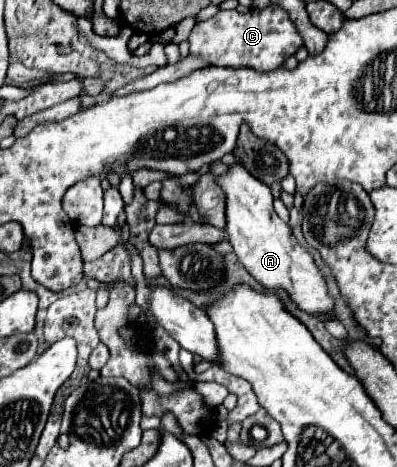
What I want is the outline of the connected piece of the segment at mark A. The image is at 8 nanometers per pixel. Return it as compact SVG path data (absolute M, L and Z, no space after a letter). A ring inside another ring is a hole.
M232 163L224 175L216 177L216 185L226 195L226 235L240 263L264 285L264 287L280 287L290 293L290 297L312 315L332 315L334 301L328 295L326 281L318 267L314 265L312 255L298 245L288 223L284 223L274 207L270 187L258 181L248 173L242 163ZM308 299L308 303L304 301ZM312 309L312 311L308 311Z

